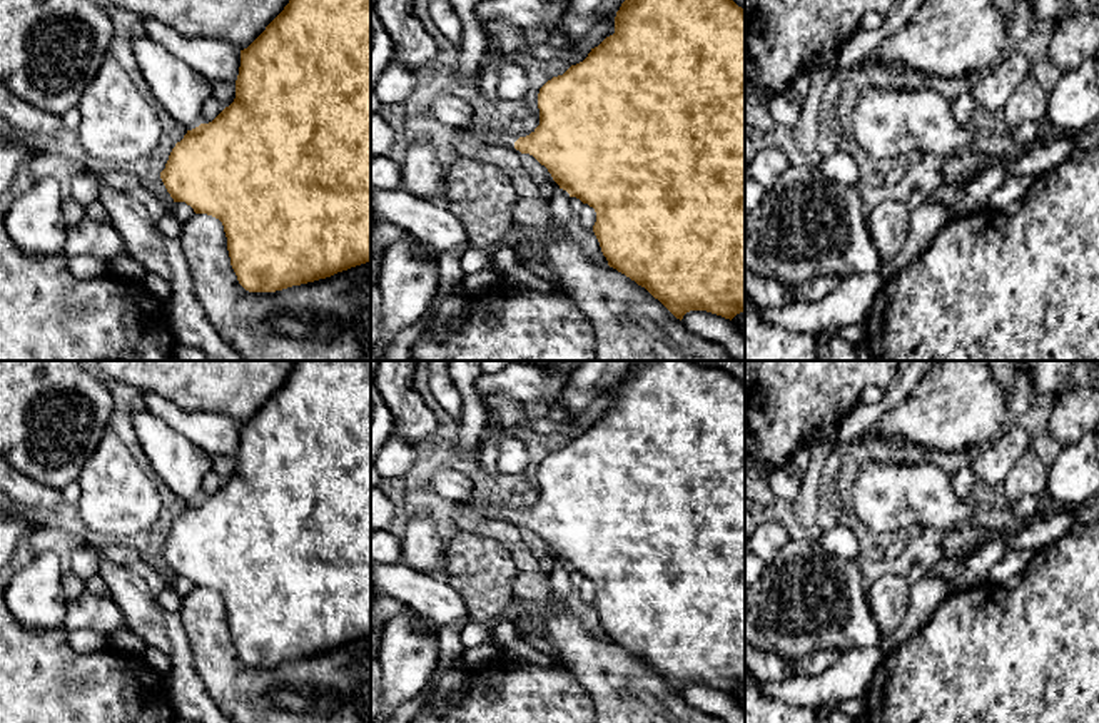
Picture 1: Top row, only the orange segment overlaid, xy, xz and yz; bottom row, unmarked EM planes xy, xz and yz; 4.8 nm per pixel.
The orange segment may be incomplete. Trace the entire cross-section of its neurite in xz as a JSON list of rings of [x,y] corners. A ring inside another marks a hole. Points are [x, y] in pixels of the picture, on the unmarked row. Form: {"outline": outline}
{"outline": [[[631,361],[616,386],[615,407],[591,422],[583,436],[539,463],[539,499],[529,509],[519,511],[501,503],[471,499],[456,503],[453,519],[464,531],[476,531],[489,521],[514,521],[521,528],[533,529],[548,543],[560,563],[595,583],[593,606],[610,641],[645,661],[680,695],[690,685],[706,685],[732,695],[745,686],[745,384],[723,369],[700,366],[695,361],[650,361],[640,367],[636,362]]]}

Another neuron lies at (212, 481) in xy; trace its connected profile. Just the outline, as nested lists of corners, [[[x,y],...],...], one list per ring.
[[[210,469],[202,481],[200,498],[212,496],[222,484],[222,478],[214,469]]]

